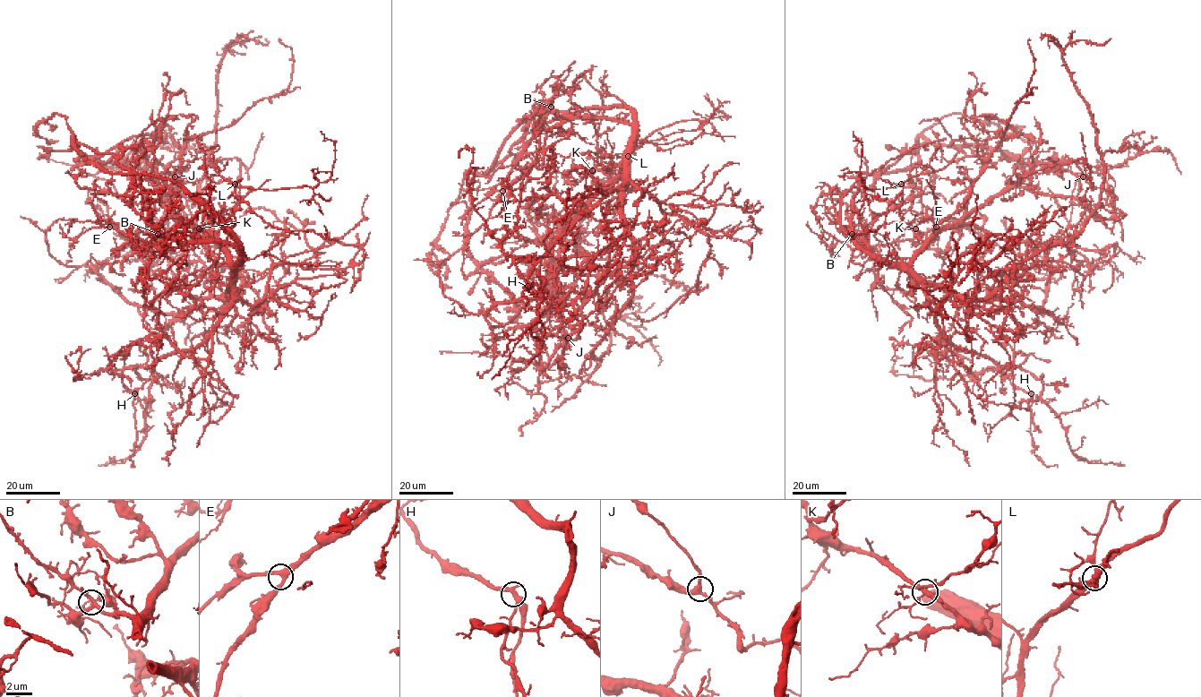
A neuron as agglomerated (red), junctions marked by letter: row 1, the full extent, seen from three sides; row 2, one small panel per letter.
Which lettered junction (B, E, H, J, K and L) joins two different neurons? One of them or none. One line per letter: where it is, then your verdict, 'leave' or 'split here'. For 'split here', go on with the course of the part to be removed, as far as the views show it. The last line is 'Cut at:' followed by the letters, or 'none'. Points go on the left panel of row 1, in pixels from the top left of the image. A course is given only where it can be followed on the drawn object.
B: (158, 234) | leave
E: (109, 227) | leave
H: (134, 393) | leave
J: (175, 176) | leave
K: (199, 228) | split here | (199, 228), (218, 213), (235, 185), (270, 190), (315, 187), (327, 181), (335, 159), (335, 145), (321, 132)
L: (235, 184) | leave
Cut at: K

